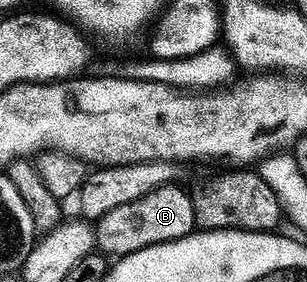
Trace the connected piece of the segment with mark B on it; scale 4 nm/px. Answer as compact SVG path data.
M179 185L164 186L150 196L142 196L142 200L134 200L134 204L122 204L122 208L114 208L114 212L100 219L95 229L99 249L108 256L127 256L151 246L177 242L197 233L193 195L180 189Z

